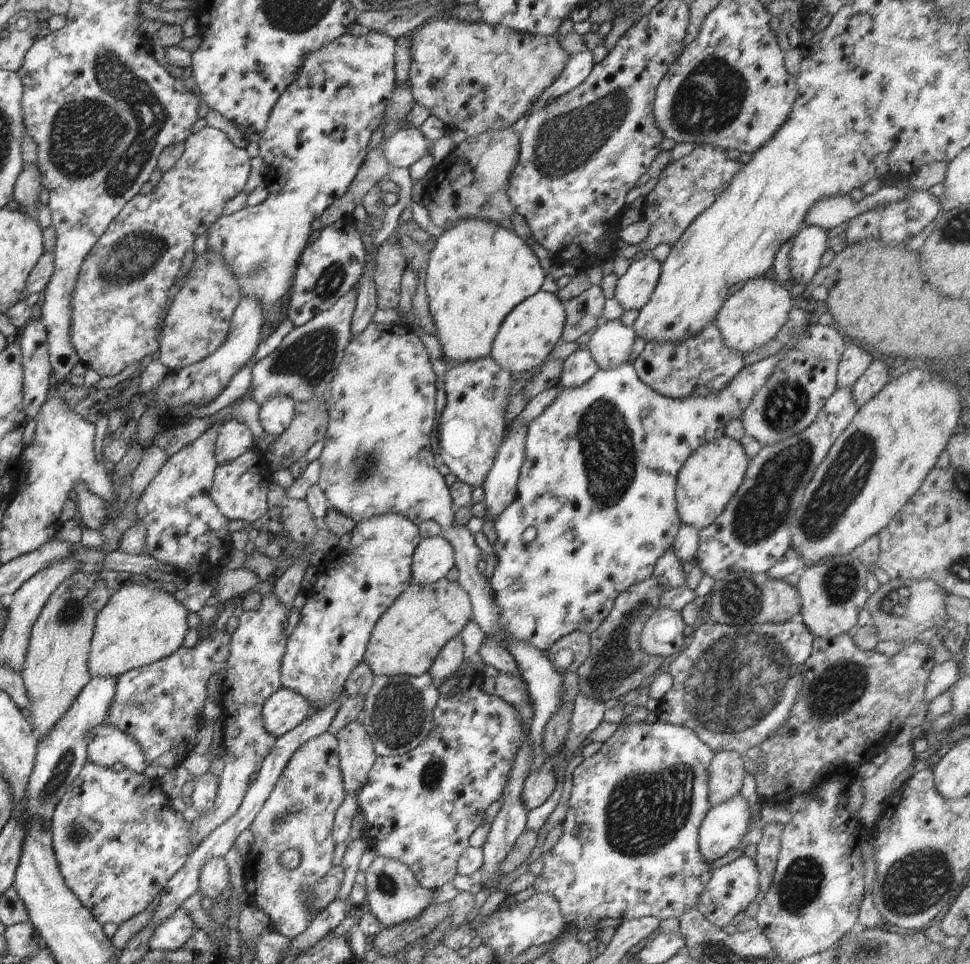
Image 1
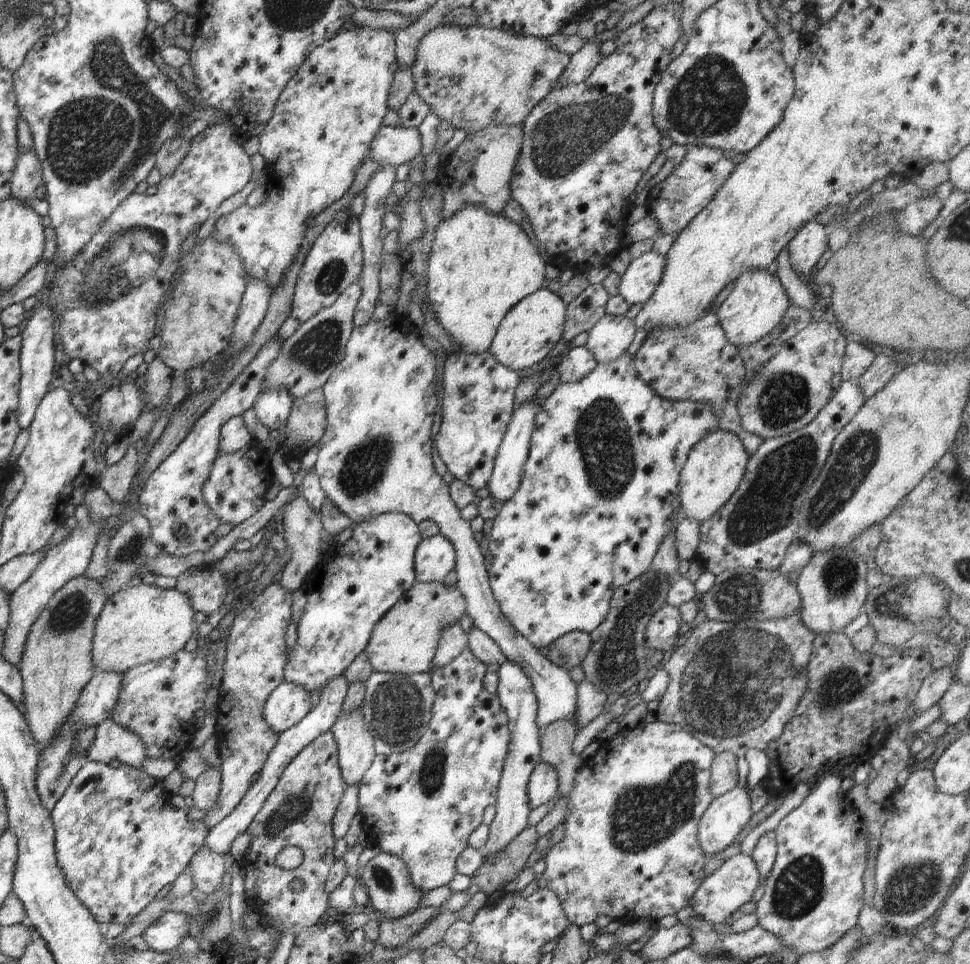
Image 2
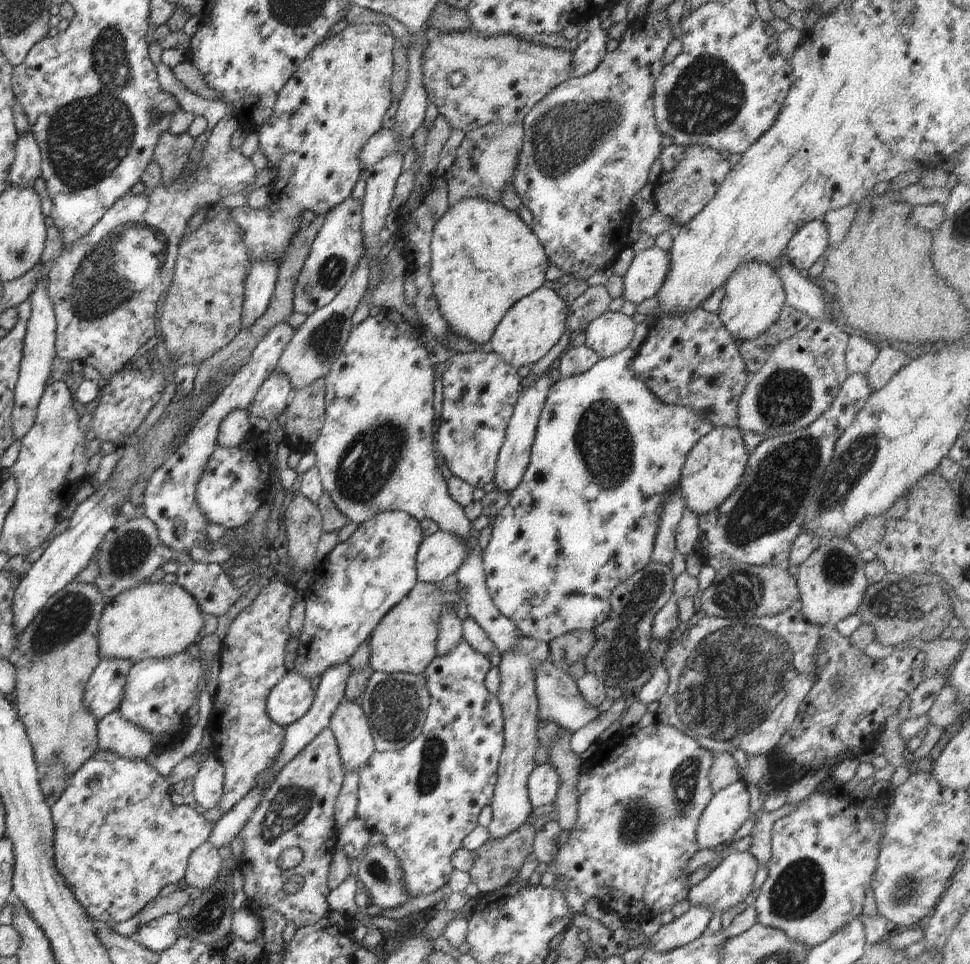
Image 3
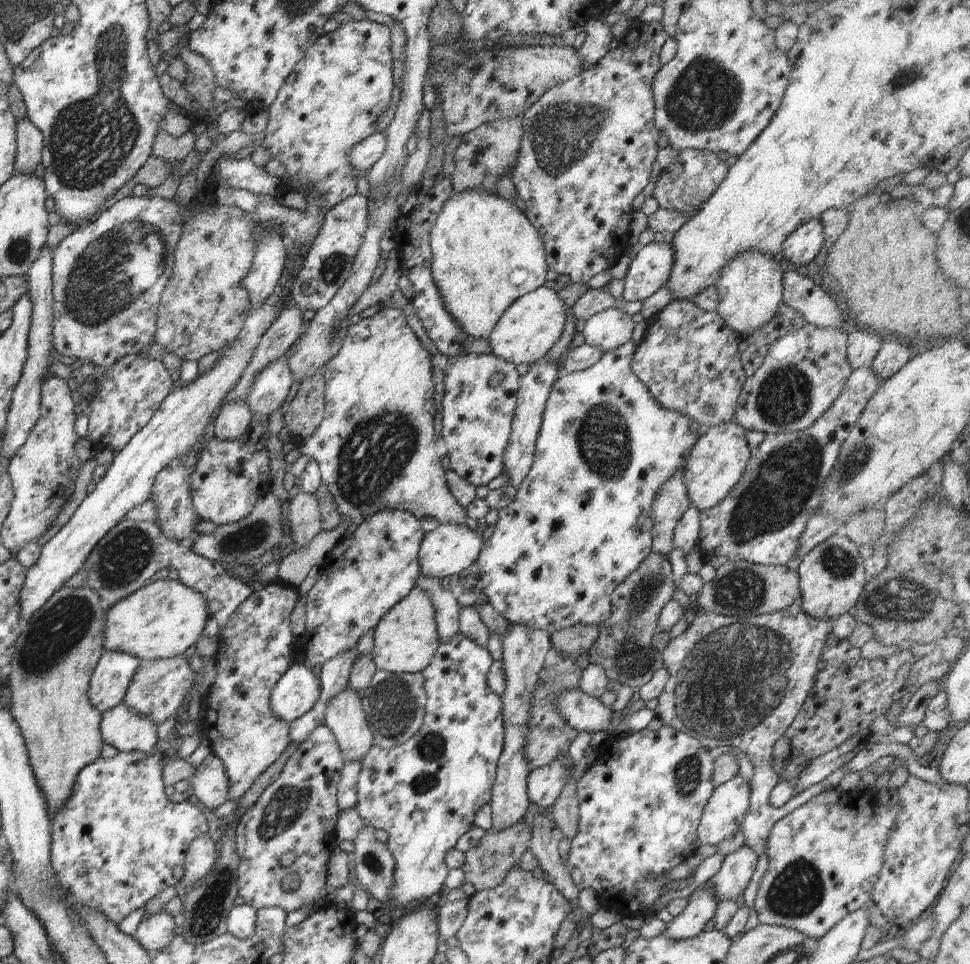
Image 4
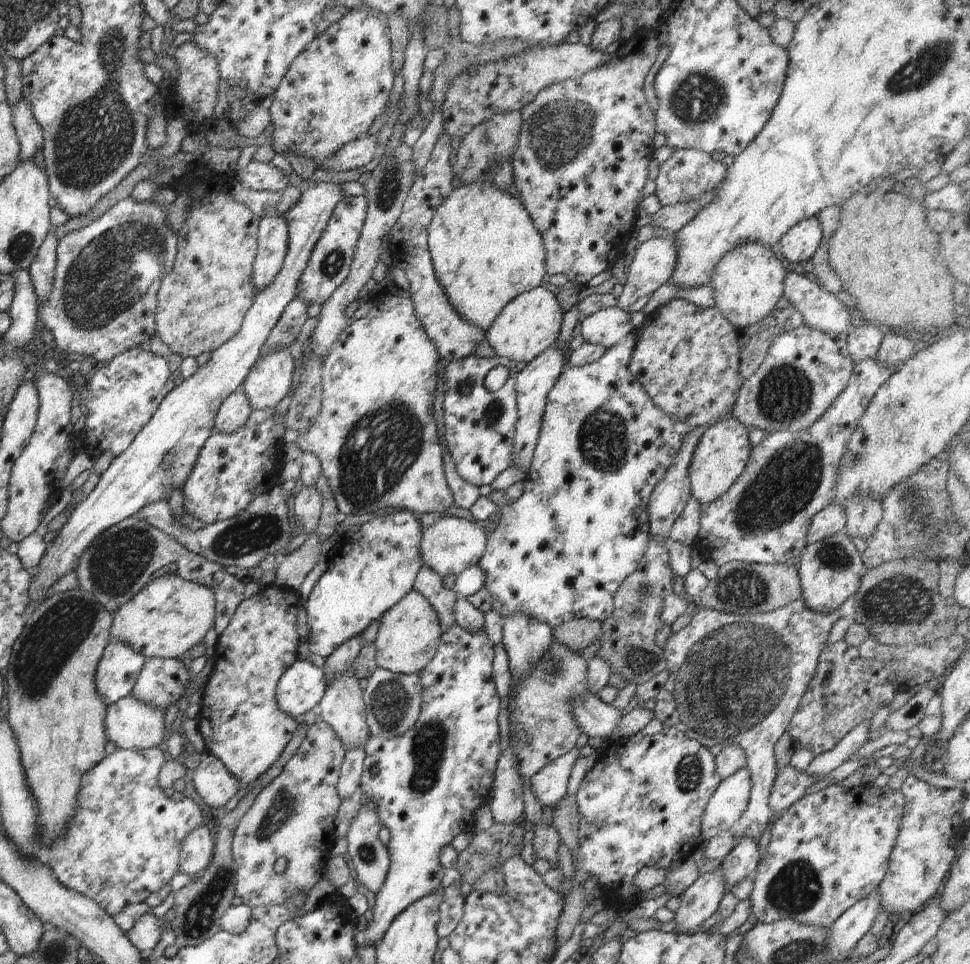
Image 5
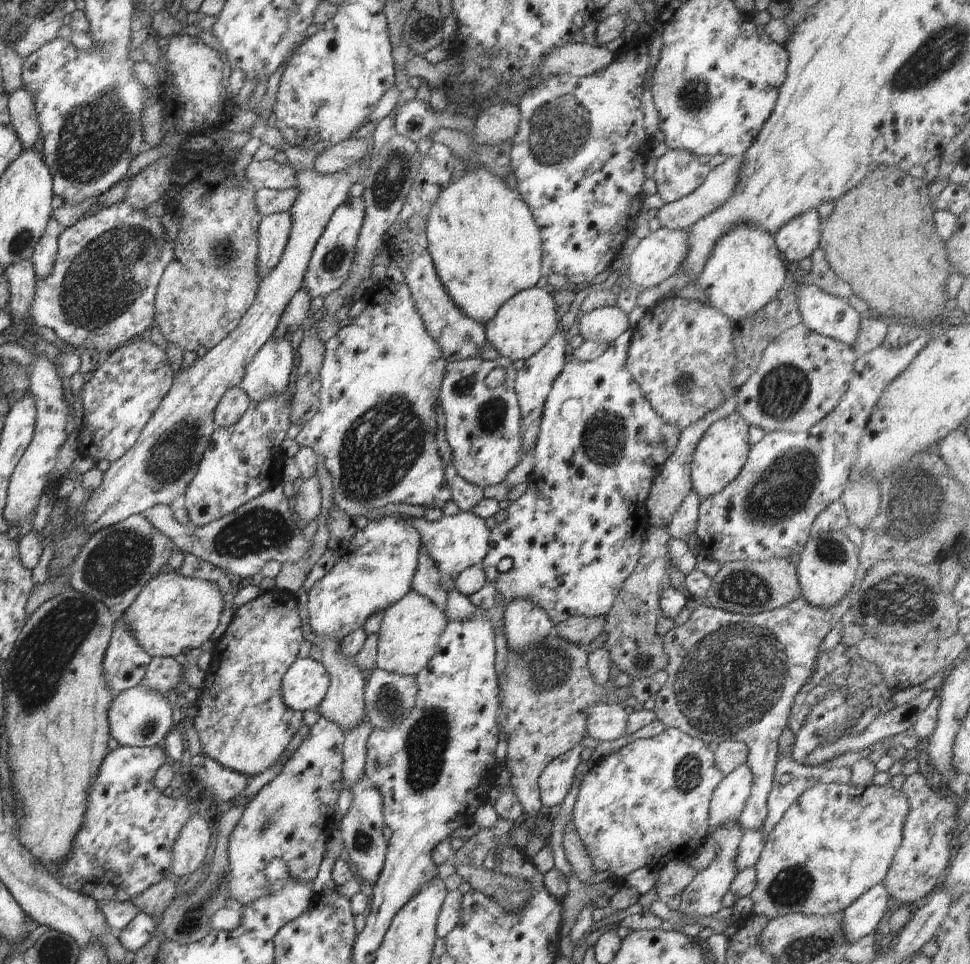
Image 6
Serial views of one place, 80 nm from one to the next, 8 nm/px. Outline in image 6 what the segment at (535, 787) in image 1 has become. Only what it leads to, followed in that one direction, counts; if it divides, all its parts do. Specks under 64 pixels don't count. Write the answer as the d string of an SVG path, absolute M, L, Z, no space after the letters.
M578 744L572 750L557 756L544 768L538 777L538 788L542 804L547 807L562 804L573 785L575 770L580 764L580 752L583 745Z

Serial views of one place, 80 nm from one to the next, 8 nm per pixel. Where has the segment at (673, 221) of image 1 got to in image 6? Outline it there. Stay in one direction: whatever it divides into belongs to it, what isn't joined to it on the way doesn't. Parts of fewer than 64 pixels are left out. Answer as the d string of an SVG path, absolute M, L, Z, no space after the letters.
M668 149L657 160L653 179L666 204L696 191L710 171L708 164L698 161L697 155L682 149Z

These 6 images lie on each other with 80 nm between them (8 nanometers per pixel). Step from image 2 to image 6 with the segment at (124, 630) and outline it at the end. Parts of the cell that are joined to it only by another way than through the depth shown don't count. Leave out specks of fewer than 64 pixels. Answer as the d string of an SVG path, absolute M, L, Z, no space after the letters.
M160 573L142 587L140 594L125 610L125 624L134 633L138 644L153 657L175 657L180 659L191 648L200 648L204 642L216 637L224 601L216 583L185 577L178 573Z

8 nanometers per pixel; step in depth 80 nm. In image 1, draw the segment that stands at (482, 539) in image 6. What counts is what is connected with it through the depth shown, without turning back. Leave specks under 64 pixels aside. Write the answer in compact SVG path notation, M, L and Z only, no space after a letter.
M442 536L424 538L412 558L412 583L426 585L446 579L455 567L453 547Z

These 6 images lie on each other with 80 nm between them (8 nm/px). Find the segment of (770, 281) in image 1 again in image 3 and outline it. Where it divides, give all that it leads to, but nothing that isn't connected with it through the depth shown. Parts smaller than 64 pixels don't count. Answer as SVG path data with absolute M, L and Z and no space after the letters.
M750 260L740 264L724 282L725 294L716 314L736 342L750 341L761 336L780 317L785 291L776 264Z

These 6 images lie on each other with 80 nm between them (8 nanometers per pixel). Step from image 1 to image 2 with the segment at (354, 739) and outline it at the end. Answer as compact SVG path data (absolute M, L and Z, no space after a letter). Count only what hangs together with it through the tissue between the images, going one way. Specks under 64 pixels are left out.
M360 710L342 714L331 729L339 753L339 764L347 786L360 785L364 772L376 758L374 738L368 732Z

